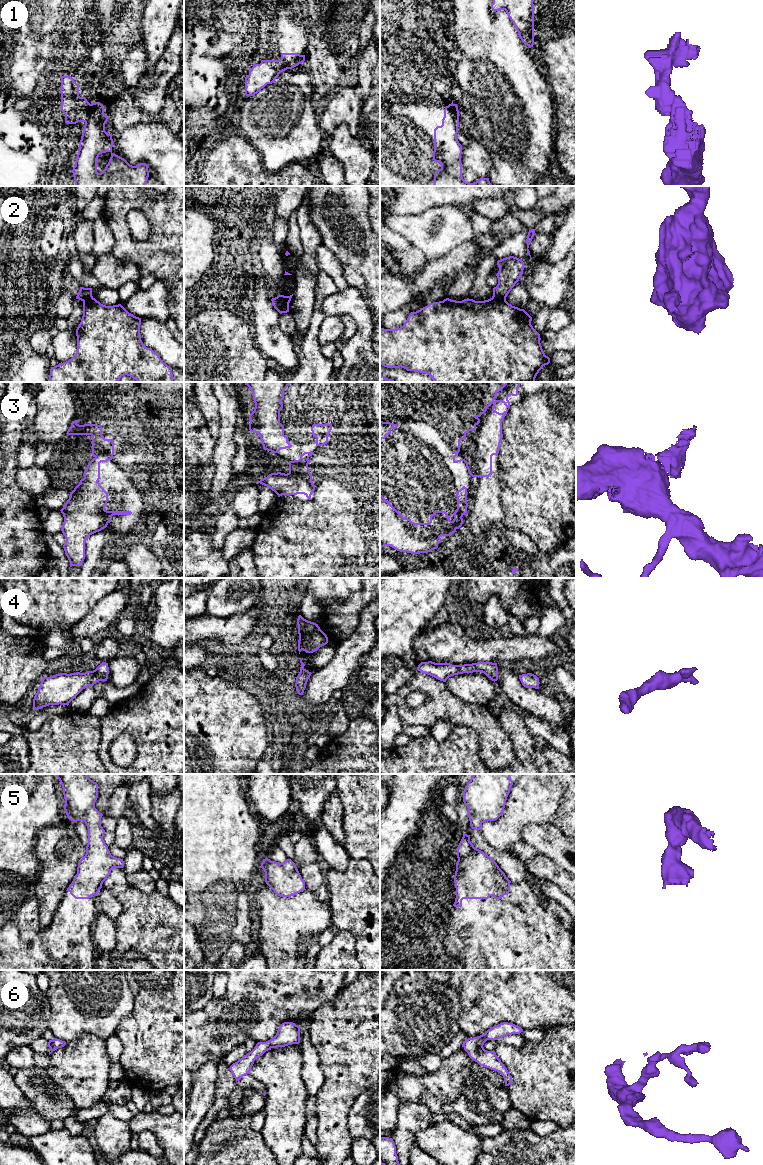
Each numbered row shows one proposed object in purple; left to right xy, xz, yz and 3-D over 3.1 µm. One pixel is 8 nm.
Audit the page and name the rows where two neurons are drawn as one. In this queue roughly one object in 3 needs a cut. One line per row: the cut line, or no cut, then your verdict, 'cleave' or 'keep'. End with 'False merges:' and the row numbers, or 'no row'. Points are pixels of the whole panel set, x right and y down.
1: cut xy (103, 113), (91, 116), (84, 121); cleave
2: cut yz (492, 297), (505, 299); cleave
3: cut xy (95, 456), (111, 458); cleave
4: cut none; keep
5: cut none; keep
6: cut none; keep
False merges: 1, 2, 3

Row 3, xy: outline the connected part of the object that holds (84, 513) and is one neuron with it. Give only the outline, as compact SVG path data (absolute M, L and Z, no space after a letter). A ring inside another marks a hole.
M93 458L84 471L84 478L70 492L70 497L60 510L64 517L62 533L66 538L63 545L70 567L81 566L85 559L87 538L106 528L113 515L131 515L131 511L107 511L108 493L98 482L100 463L112 458Z

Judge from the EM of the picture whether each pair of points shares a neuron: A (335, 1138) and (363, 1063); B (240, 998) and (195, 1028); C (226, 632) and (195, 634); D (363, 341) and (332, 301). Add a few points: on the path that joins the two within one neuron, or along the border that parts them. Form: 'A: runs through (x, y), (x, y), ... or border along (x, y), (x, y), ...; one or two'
A: runs through (332, 1119), (333, 1102), (344, 1082); one
B: runs through (229, 1009), (221, 1017), (216, 1017), (206, 1027); one
C: runs through (218, 632), (203, 632); one
D: runs through (363, 328), (363, 320), (345, 303); one

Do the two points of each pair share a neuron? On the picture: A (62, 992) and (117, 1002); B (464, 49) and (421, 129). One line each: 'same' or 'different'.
A: same
B: different

